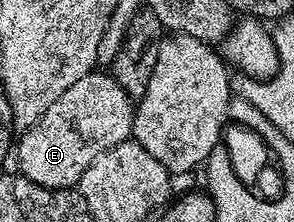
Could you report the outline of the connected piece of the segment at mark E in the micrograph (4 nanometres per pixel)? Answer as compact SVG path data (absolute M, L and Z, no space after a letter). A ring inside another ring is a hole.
M91 71L84 79L76 79L76 83L40 115L37 123L17 138L17 172L40 187L74 189L96 155L131 136L134 111L132 98L116 83L114 76L106 71Z

